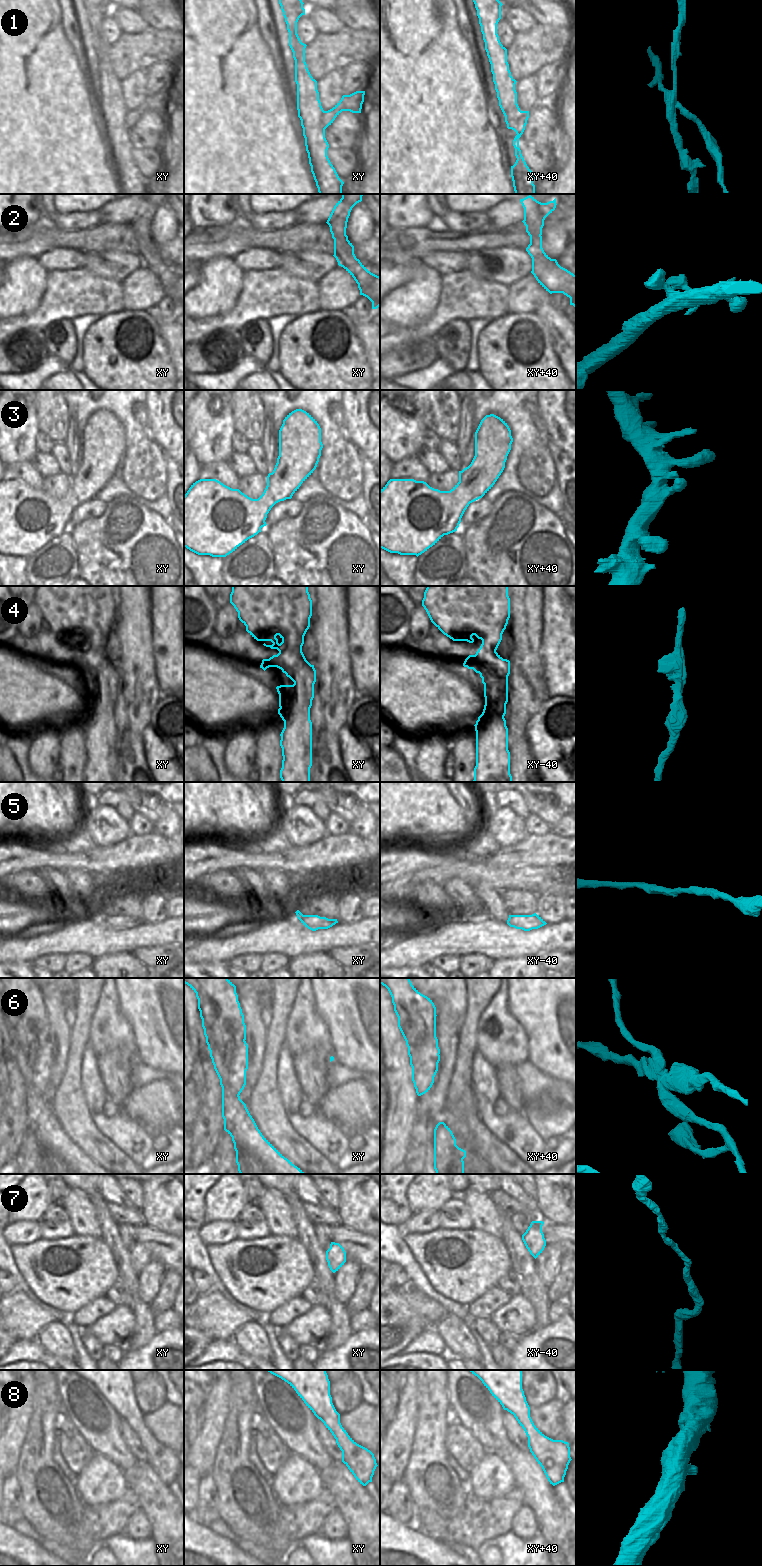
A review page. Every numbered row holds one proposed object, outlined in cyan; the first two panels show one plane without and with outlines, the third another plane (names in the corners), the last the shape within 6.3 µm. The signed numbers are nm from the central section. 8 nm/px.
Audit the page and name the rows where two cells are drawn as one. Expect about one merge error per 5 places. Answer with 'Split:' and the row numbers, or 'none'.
Split: 1, 2, 6

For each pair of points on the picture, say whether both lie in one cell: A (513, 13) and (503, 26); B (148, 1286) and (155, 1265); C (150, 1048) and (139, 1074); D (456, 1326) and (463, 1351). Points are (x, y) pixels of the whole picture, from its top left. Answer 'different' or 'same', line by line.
A: different
B: same
C: different
D: same

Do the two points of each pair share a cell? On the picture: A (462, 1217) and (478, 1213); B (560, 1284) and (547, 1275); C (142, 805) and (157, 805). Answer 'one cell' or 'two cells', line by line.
A: two cells
B: two cells
C: one cell

